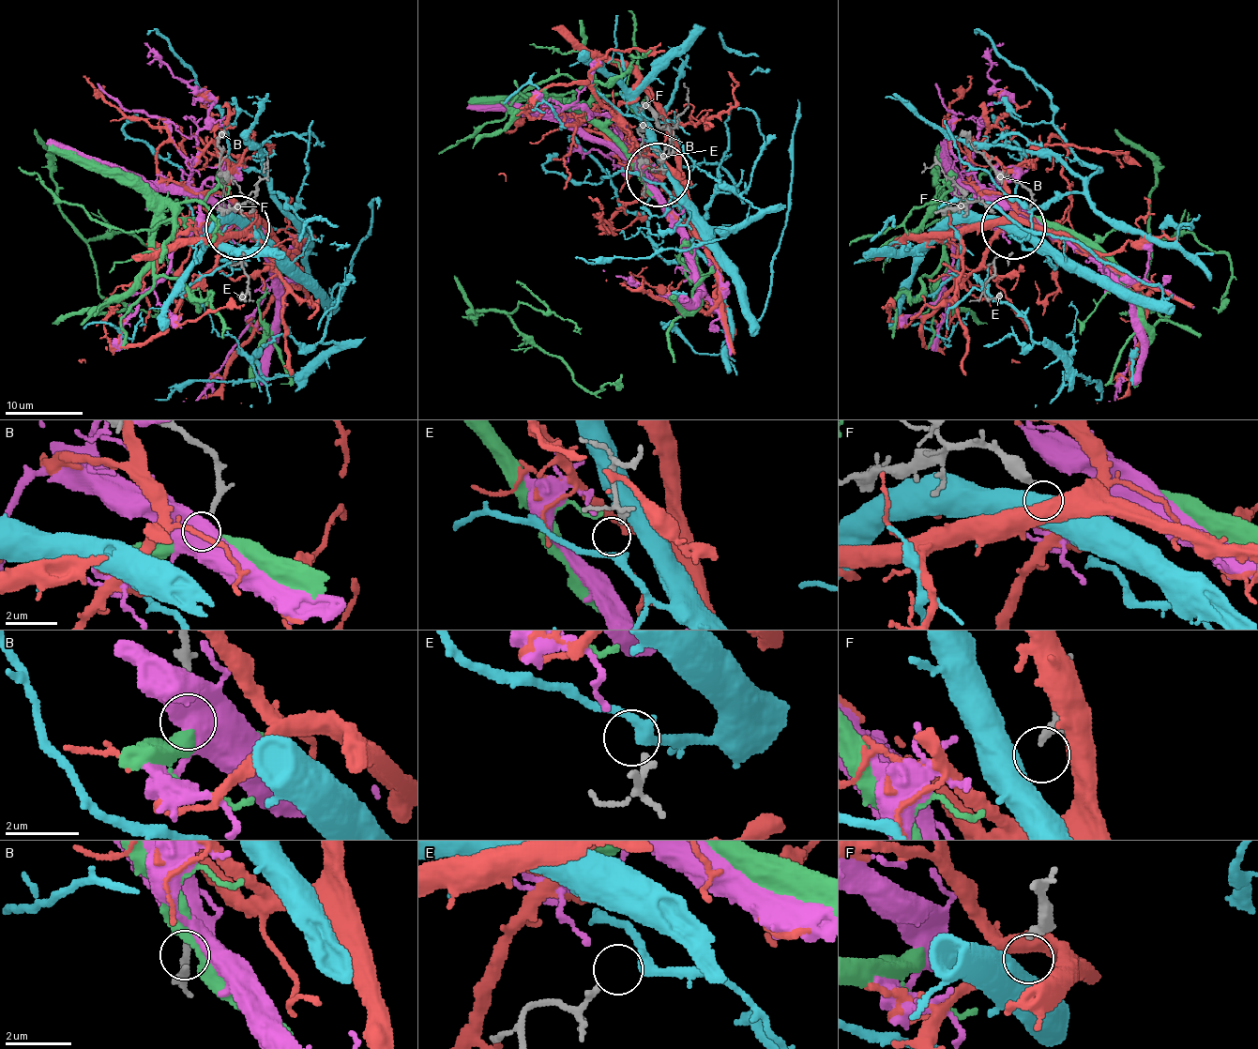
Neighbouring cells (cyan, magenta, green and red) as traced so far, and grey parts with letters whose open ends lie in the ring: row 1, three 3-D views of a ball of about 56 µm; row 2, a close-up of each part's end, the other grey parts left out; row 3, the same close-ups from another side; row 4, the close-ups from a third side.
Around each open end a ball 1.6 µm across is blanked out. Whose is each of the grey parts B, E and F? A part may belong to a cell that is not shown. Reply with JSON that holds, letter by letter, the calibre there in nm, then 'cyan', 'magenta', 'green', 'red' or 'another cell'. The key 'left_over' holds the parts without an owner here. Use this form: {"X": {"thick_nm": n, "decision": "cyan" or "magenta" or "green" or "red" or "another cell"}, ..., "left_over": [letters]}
{"B": {"thick_nm": 200, "decision": "green"}, "E": {"thick_nm": 130, "decision": "cyan"}, "F": {"thick_nm": 280, "decision": "another cell"}, "left_over": ["F"]}

